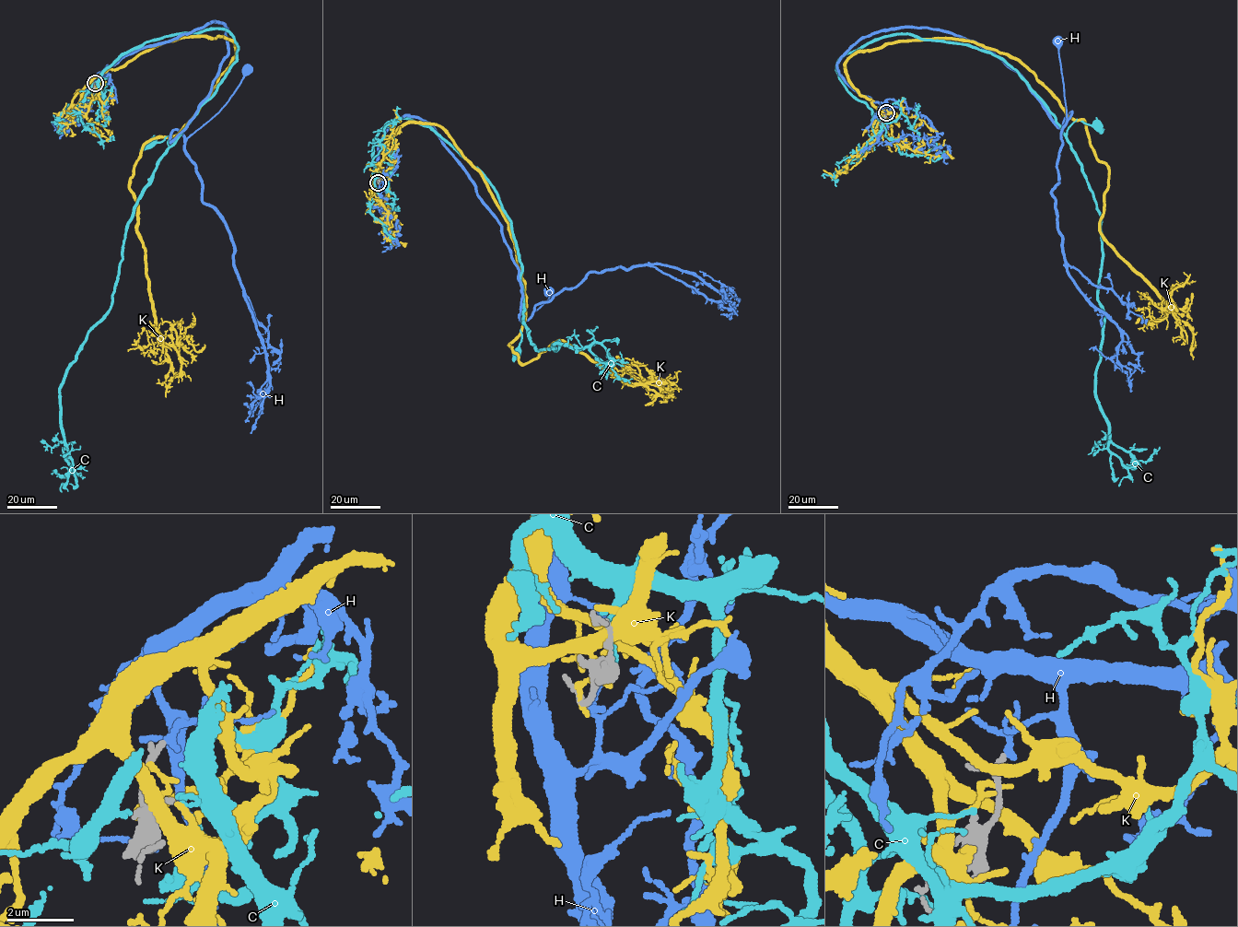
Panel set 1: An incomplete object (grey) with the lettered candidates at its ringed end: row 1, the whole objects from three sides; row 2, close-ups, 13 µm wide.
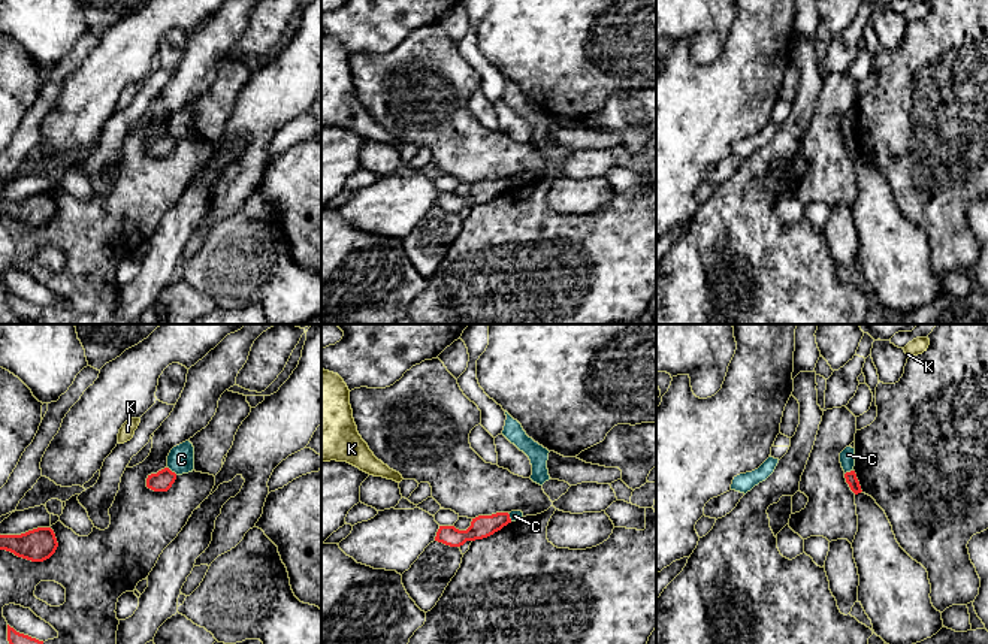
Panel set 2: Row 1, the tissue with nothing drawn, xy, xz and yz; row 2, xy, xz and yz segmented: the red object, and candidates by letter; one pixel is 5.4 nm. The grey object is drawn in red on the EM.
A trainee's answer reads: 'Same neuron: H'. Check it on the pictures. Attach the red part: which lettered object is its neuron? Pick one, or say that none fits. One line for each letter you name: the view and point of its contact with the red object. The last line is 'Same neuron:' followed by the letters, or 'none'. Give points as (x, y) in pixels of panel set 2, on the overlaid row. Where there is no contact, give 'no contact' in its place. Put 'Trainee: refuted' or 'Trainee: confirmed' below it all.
H: no contact
Same neuron: H
Trainee: confirmed

